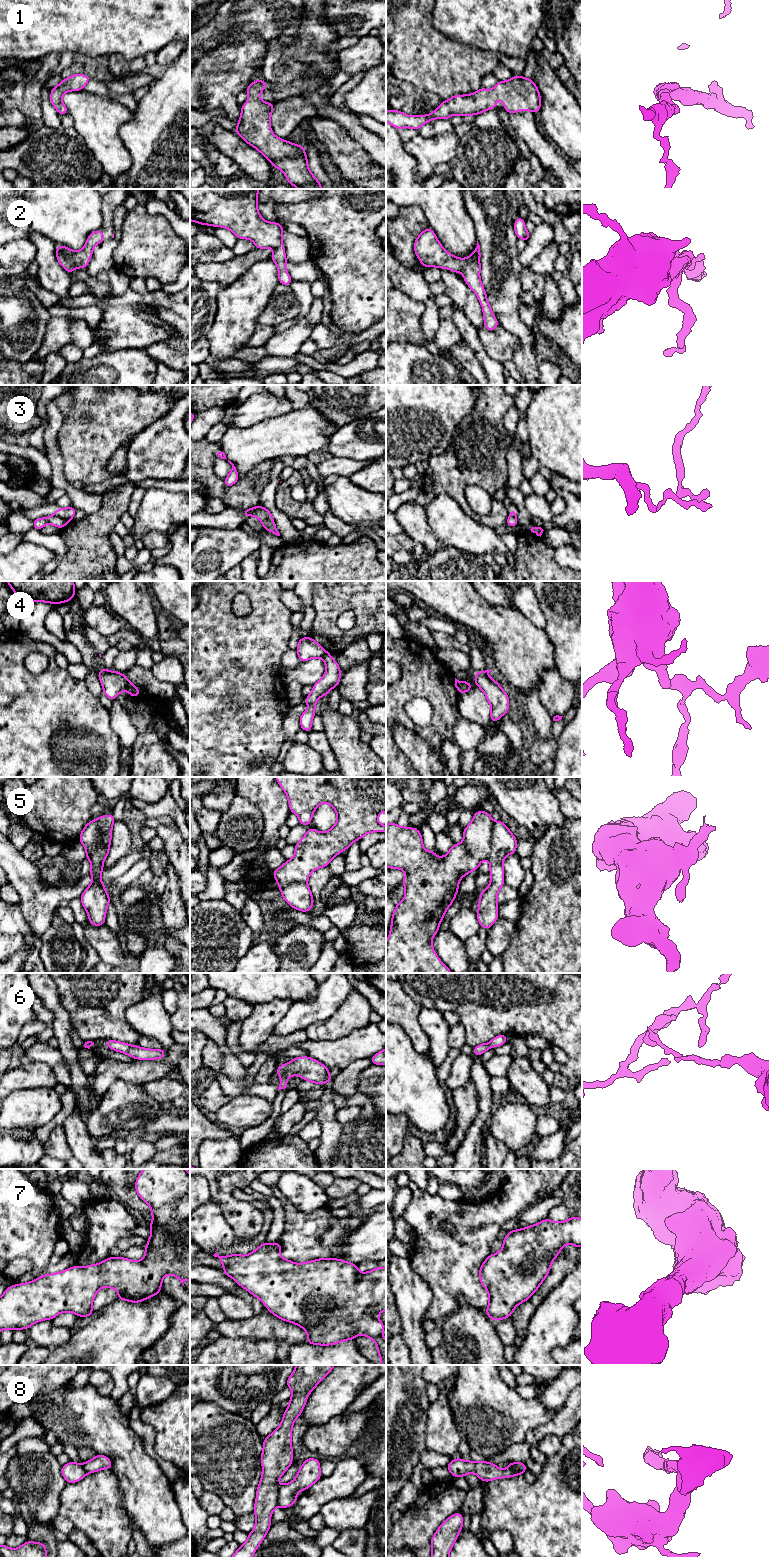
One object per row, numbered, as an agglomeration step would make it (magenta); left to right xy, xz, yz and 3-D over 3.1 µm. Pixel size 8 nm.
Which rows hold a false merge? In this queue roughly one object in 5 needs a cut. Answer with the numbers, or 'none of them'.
3, 4, 5, 6, 8

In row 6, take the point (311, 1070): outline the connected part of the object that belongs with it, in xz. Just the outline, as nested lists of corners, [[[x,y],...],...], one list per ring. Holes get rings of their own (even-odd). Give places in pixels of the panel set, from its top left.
[[[296,1057],[291,1062],[282,1064],[276,1068],[280,1078],[290,1076],[301,1076],[305,1081],[317,1083],[322,1086],[327,1081],[334,1081],[329,1074],[329,1069],[321,1062],[308,1057]]]

